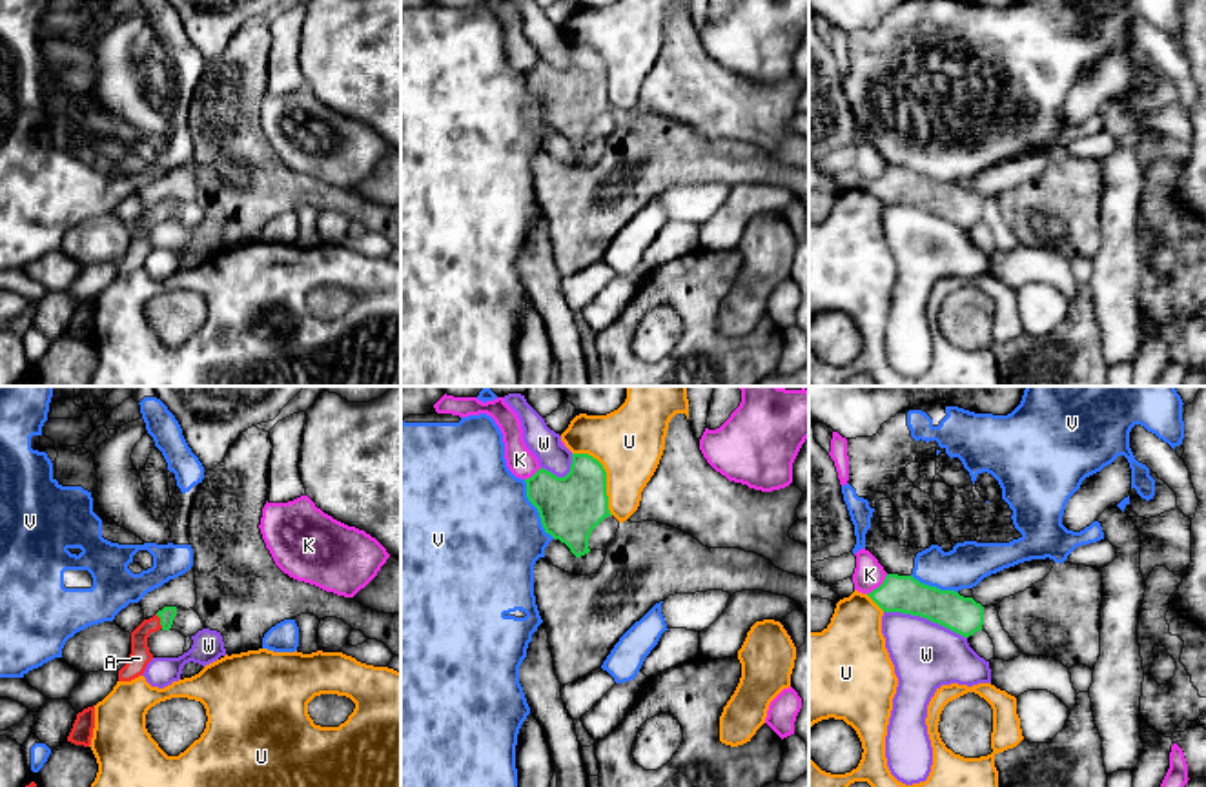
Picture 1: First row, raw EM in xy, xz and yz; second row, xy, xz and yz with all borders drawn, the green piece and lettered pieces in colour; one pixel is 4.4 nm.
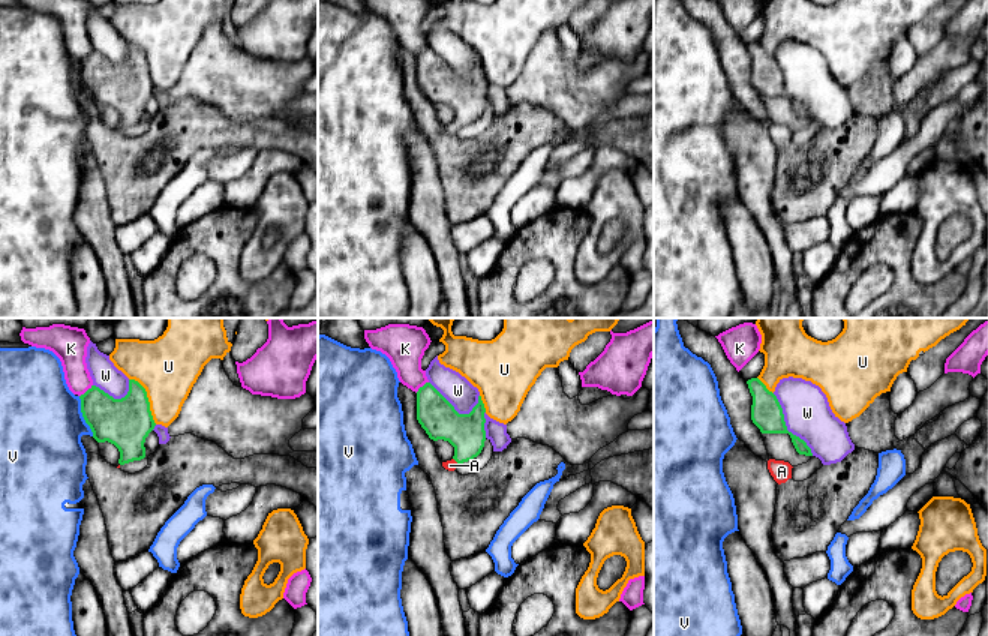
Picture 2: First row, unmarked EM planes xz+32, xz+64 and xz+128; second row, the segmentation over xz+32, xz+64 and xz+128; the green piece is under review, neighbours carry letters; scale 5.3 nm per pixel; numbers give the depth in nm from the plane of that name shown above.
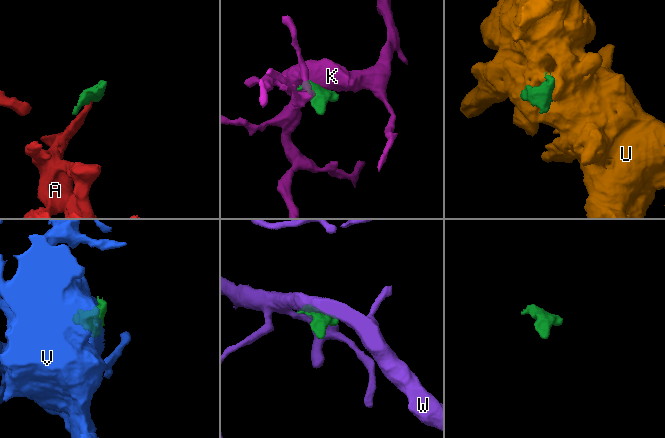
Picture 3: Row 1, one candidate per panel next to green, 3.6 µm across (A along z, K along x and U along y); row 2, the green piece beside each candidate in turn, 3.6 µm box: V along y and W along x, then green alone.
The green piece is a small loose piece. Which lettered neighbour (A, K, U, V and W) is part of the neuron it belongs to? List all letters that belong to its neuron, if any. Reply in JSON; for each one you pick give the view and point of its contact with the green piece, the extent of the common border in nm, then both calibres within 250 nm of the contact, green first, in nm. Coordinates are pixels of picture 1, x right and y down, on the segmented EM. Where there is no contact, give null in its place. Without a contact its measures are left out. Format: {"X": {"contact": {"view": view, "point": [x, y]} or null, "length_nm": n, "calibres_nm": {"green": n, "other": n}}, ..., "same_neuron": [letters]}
{"A": {"contact": {"view": "xy", "point": [161, 622]}, "length_nm": 70, "calibres_nm": {"green": 70, "other": 90}}, "same_neuron": ["A"]}

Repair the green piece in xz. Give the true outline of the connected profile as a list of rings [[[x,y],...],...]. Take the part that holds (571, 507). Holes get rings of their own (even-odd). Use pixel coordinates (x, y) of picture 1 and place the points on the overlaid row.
[[[572,454],[565,477],[539,468],[525,483],[545,532],[565,543],[576,557],[588,554],[592,530],[612,516],[603,465],[588,454]]]

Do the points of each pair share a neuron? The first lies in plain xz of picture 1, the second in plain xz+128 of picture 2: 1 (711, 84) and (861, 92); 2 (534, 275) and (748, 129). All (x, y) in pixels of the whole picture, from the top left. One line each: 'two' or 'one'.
1: one
2: one

